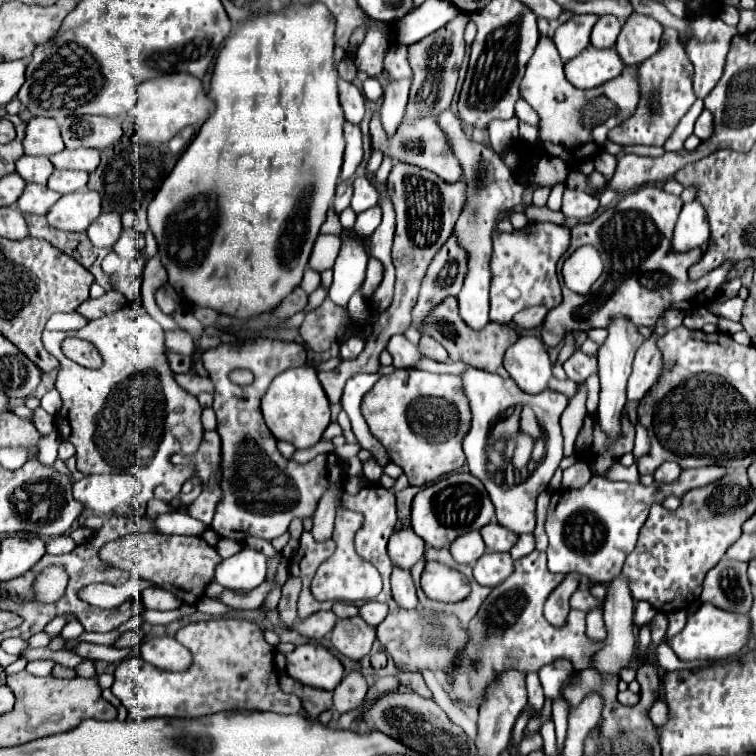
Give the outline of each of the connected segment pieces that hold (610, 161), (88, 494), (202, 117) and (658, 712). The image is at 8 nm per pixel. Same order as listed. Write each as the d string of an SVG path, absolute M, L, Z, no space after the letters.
M601 152L601 154L595 158L595 168L597 168L603 176L607 176L607 180L613 176L615 166L617 166L617 158L611 156L609 152Z
M133 474L85 476L73 484L73 498L97 514L111 514L141 492Z
M167 74L161 78L145 80L137 88L137 104L133 108L133 126L135 134L147 144L165 144L179 130L193 124L203 124L213 114L213 102L207 98L201 80L195 76Z
M657 700L649 710L649 718L653 724L663 724L667 720L667 704L663 700Z

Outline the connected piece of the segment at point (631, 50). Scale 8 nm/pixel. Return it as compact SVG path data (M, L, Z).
M633 12L623 24L615 50L627 68L637 68L659 50L661 34L663 26L657 20Z

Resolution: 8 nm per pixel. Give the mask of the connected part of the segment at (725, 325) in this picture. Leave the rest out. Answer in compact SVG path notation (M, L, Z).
M721 316L717 317L718 317L718 328L721 332L733 335L734 333L743 330L743 326L740 322L734 322Z

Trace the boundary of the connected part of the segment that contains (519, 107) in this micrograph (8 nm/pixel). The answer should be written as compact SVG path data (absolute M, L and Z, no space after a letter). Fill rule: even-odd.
M519 98L517 104L515 104L515 116L523 122L529 122L529 124L537 126L537 114L533 112L533 108L523 98Z

